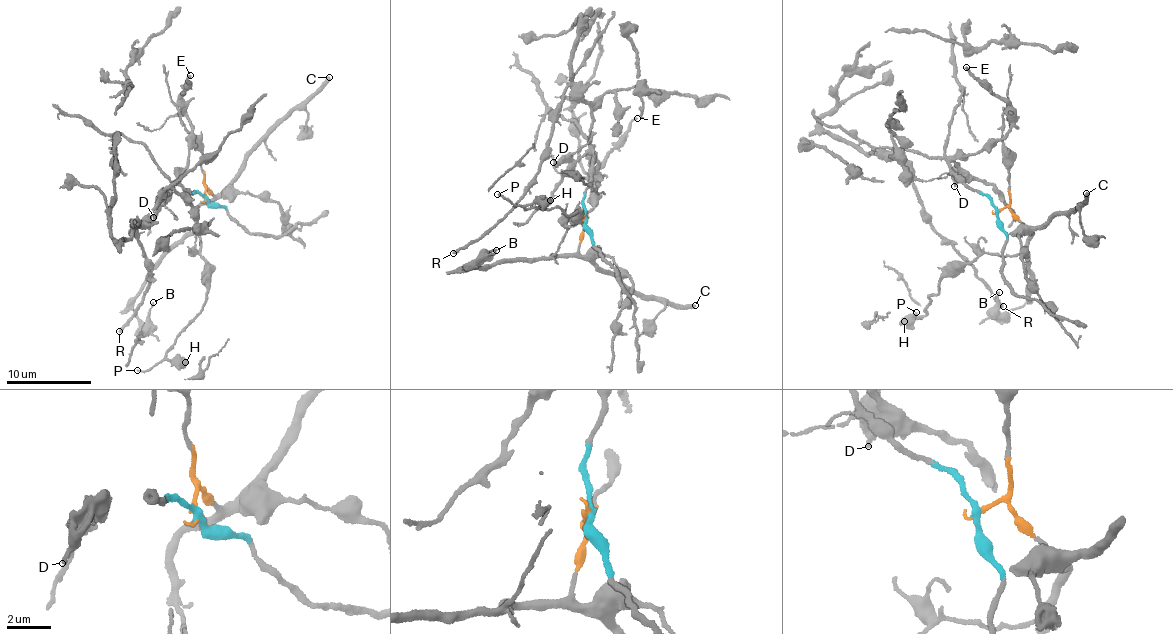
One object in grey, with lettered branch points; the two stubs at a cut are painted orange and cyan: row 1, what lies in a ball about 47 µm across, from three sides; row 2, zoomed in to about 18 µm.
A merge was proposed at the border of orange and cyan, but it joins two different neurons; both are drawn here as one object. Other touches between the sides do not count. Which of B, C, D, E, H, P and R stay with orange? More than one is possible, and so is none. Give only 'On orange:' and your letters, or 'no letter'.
On orange: B, C, H, P

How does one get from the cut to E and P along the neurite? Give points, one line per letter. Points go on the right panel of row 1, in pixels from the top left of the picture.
E: (998, 212), (986, 195), (965, 186), (950, 168), (952, 159), (993, 145), (1010, 124), (1009, 104), (965, 67)
P: (998, 212), (1007, 207), (1032, 234), (1029, 243), (954, 268), (917, 311)

